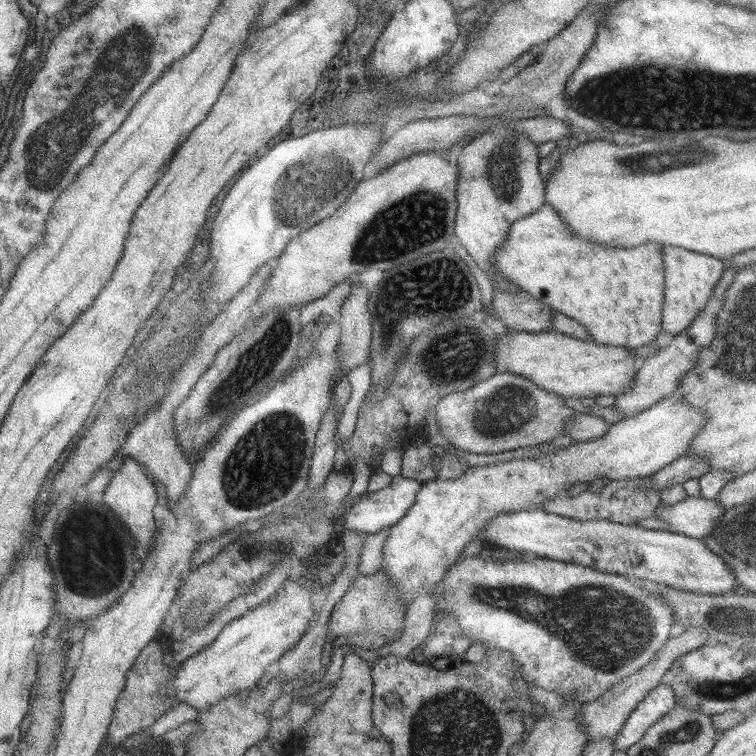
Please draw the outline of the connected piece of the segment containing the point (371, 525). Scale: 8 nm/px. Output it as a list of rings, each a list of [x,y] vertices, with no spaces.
[[[400,474],[392,477],[389,486],[380,488],[376,491],[368,491],[361,495],[359,502],[352,504],[350,508],[342,511],[342,530],[354,530],[355,532],[365,532],[365,534],[373,534],[381,528],[389,528],[405,516],[409,510],[411,503],[414,501],[415,493],[423,484],[418,480],[403,478]]]

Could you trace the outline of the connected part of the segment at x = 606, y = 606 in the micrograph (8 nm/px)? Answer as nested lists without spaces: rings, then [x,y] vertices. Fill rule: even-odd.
[[[479,555],[466,556],[467,560],[463,558],[463,562],[455,562],[448,570],[443,580],[439,580],[437,586],[433,586],[427,595],[437,599],[439,610],[433,616],[435,631],[442,626],[437,623],[437,619],[443,615],[450,615],[455,619],[456,628],[465,637],[471,637],[471,641],[475,643],[483,643],[491,645],[500,650],[508,652],[512,656],[512,661],[516,662],[518,672],[523,680],[527,680],[536,687],[543,688],[543,690],[556,692],[565,699],[575,699],[575,703],[583,704],[597,701],[597,697],[601,695],[616,682],[621,682],[624,678],[635,674],[640,668],[643,668],[653,656],[656,656],[658,650],[661,650],[665,643],[667,643],[668,634],[673,627],[674,616],[671,608],[661,600],[655,598],[649,590],[643,590],[639,586],[633,586],[631,582],[627,582],[625,577],[615,574],[603,573],[594,570],[590,567],[583,567],[576,563],[560,562],[557,560],[549,560],[545,557],[535,557],[535,559],[527,559],[526,561],[515,562],[499,562],[499,560],[483,560]]]

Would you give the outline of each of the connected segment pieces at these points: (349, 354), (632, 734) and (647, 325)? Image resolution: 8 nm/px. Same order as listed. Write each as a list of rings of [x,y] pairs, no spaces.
[[[354,280],[349,295],[341,306],[342,333],[338,344],[340,365],[347,375],[353,367],[361,366],[368,360],[370,351],[371,325],[370,314],[366,307],[367,291]]]
[[[658,684],[633,708],[619,734],[612,740],[613,752],[635,744],[652,724],[673,708],[675,697],[666,684]]]
[[[547,203],[511,224],[507,238],[492,254],[492,268],[531,298],[546,304],[580,324],[589,340],[625,348],[639,348],[655,340],[661,328],[664,276],[661,246],[641,244],[637,248],[611,248],[575,237]]]

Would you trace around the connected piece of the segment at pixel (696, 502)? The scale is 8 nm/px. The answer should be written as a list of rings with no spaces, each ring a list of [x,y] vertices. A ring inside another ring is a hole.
[[[686,496],[668,507],[656,507],[652,516],[662,520],[672,533],[700,540],[717,524],[722,510],[714,499]]]

